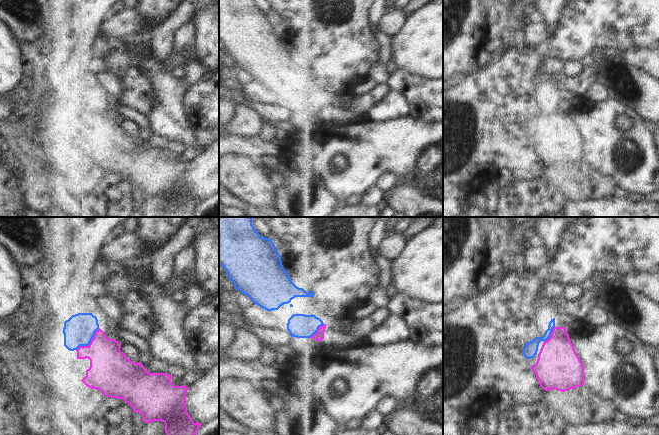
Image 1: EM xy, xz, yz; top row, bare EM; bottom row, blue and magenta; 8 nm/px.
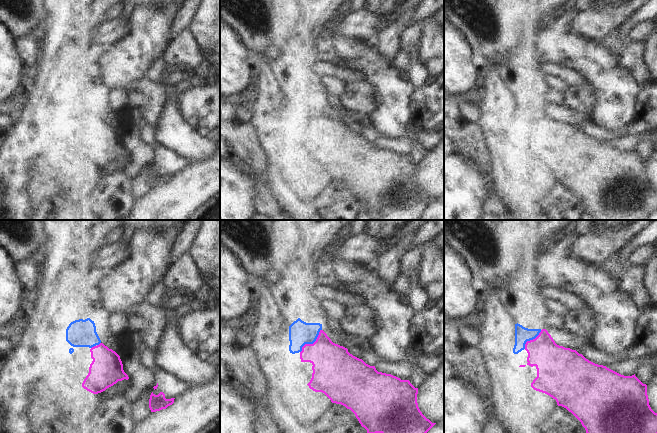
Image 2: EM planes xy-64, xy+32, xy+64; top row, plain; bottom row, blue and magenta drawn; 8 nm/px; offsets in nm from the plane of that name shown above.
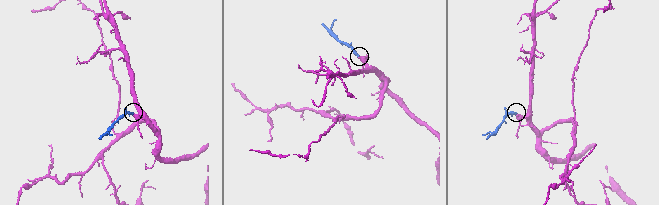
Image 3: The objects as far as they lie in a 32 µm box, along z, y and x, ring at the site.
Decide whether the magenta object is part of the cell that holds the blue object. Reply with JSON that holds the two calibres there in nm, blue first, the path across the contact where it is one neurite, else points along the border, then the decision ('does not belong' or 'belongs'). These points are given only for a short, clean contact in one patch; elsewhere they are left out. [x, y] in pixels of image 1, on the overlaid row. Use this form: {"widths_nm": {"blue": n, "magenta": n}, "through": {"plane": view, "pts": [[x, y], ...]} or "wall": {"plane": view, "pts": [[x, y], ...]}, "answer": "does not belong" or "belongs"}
{"widths_nm": {"blue": 240, "magenta": 300}, "answer": "belongs"}

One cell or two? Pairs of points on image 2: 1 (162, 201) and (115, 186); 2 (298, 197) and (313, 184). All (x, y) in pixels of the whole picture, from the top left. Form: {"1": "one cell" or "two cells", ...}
{"1": "two cells", "2": "one cell"}

